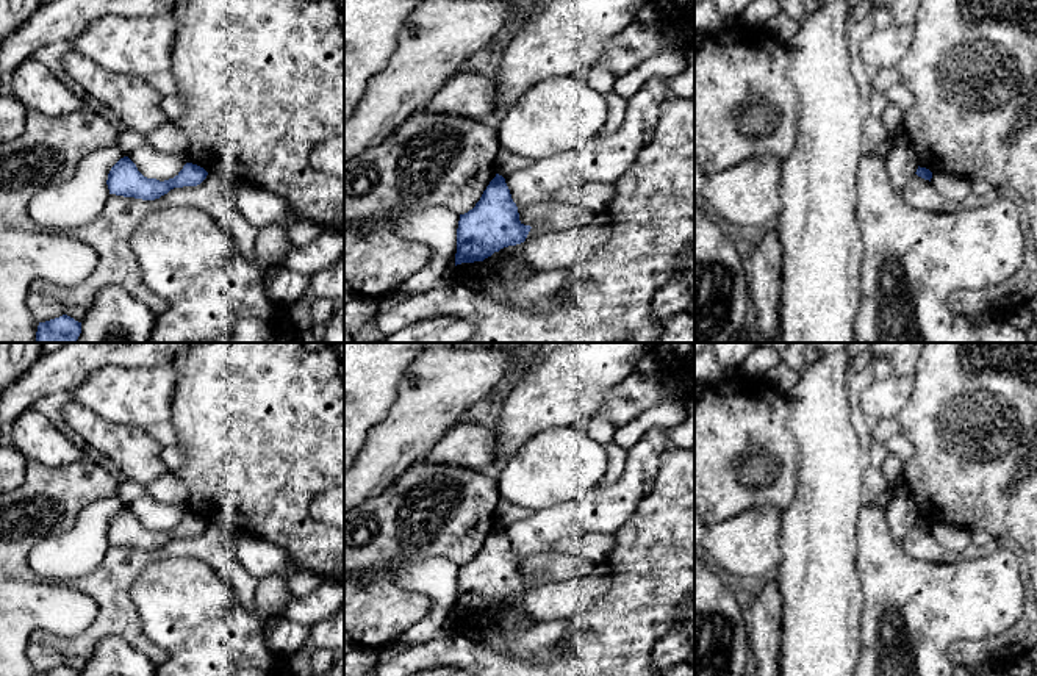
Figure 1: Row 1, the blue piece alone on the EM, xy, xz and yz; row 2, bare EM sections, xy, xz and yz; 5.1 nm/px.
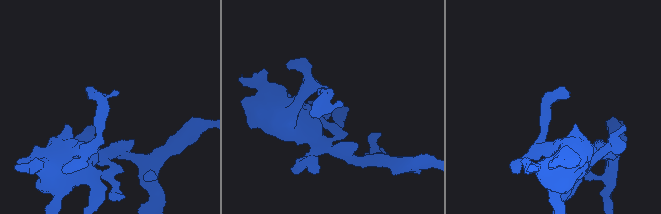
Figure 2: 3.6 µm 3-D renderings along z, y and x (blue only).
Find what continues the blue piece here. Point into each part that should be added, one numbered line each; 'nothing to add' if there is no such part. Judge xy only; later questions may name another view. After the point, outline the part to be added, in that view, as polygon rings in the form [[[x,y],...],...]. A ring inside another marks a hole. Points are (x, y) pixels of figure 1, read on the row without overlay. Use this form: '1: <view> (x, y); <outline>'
nothing to add

